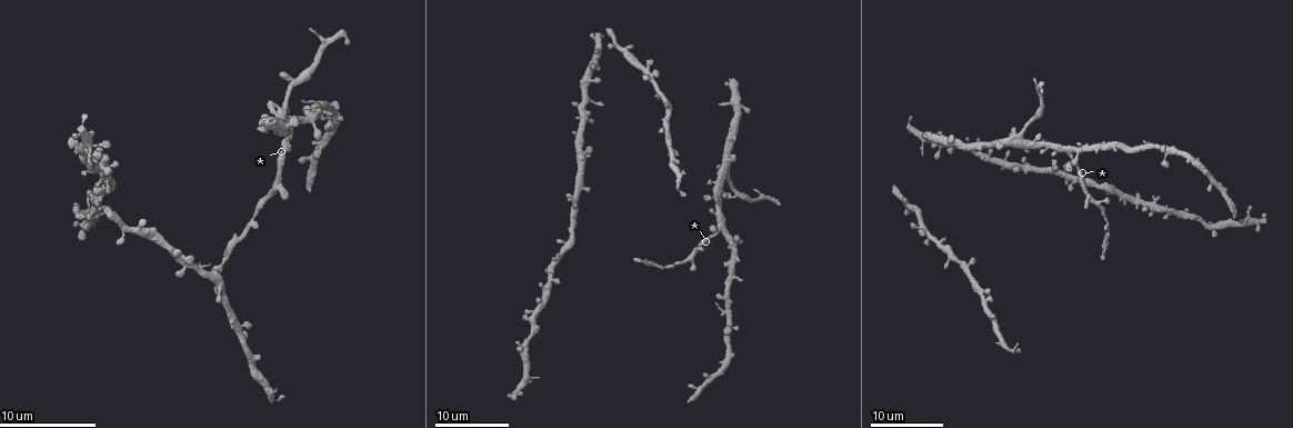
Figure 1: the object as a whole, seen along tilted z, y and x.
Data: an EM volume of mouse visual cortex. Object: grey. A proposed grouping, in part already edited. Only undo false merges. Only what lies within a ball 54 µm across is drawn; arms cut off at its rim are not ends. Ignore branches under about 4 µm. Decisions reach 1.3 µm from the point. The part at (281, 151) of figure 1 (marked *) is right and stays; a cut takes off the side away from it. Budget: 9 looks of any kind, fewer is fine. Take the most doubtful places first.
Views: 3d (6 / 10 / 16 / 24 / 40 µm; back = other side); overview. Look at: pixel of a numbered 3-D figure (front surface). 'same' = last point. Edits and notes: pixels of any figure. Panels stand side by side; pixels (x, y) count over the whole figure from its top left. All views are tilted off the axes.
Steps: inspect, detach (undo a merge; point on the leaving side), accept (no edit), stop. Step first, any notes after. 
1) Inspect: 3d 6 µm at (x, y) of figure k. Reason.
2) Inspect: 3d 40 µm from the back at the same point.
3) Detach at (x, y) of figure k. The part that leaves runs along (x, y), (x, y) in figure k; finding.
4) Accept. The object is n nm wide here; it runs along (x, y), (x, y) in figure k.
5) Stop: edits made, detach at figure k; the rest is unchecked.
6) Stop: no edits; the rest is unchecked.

Inspect: 3d 16 µm at (1109, 184) of figure 1.

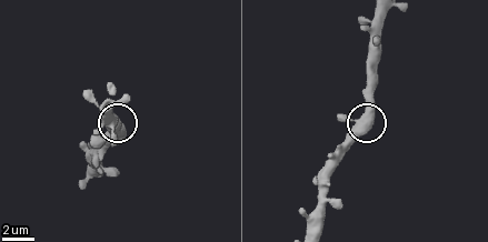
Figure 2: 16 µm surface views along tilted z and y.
Inspect: 3d 10 µm at the same point. Zoom in.

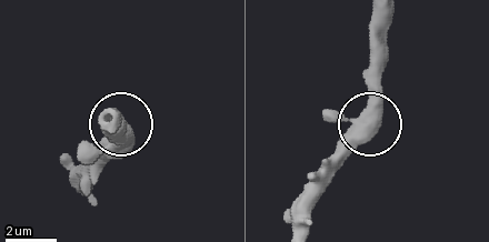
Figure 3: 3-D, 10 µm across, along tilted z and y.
Inspect: 3d 10 µm from the back at the same point. Other side.

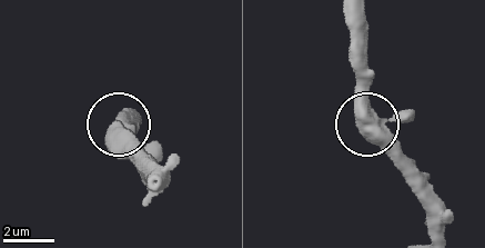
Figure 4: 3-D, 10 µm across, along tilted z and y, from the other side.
Accept. The object is 490 nm wide here; continuous, no second cell.

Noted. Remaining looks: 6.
Inspect: 3d 16 µm at (1068, 148) of figure 1.

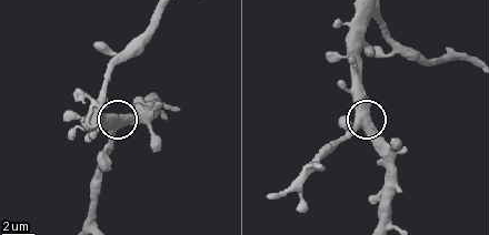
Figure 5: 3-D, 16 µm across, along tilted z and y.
Inspect: 3d 6 µm at (369, 122) of figure 5.

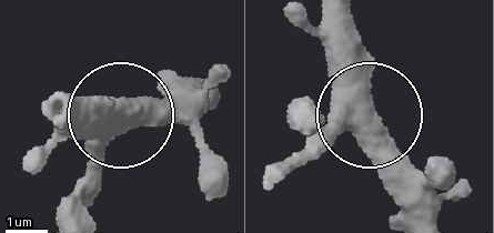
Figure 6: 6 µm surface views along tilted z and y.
Inspect: 3d 6 µm from the back at (122, 107) of figure 6. Other side.

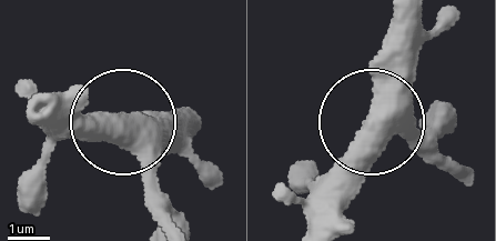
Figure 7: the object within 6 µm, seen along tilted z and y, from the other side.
Accept. Continuous, no second cell.

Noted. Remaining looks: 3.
Inspect: 3d 24 µm at (284, 108) of figure 1.

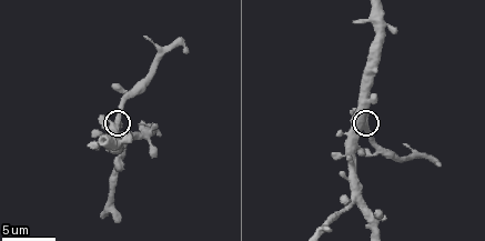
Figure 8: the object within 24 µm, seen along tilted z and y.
Inspect: 3d 10 µm at (115, 122) of figure 8.

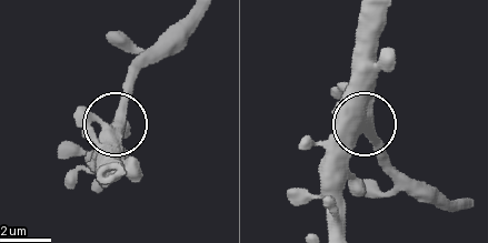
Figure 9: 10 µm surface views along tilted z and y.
Accept. The object is 520 nm wide here; all the same cell.

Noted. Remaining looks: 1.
Stop: no edits; the rest is unchecked.

